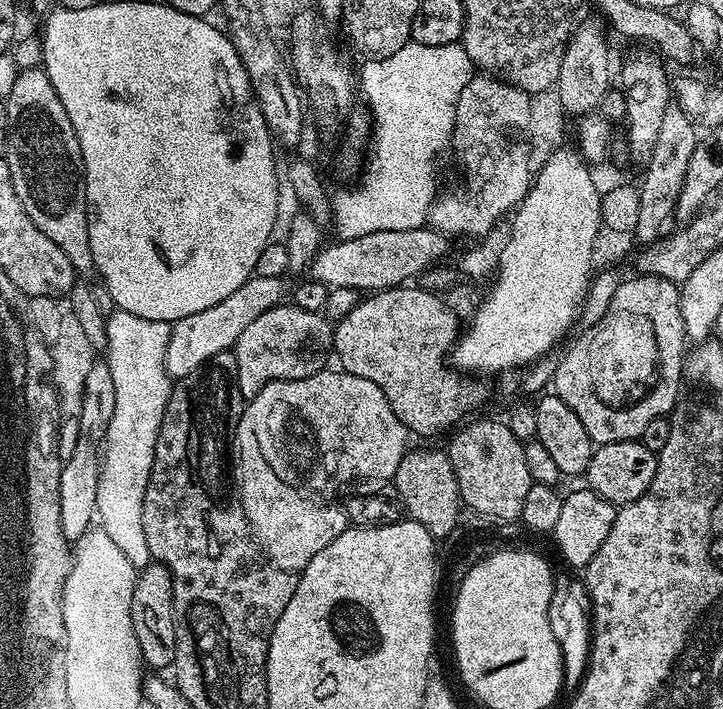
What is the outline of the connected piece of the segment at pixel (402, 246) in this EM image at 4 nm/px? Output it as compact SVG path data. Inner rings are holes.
M431 226L415 228L414 230L374 230L370 234L362 234L362 238L349 240L337 239L336 244L325 243L313 258L310 265L311 279L322 282L329 290L345 288L354 290L358 294L371 294L380 292L384 288L399 288L407 285L412 280L433 267L442 256L448 252L449 237L436 231Z

